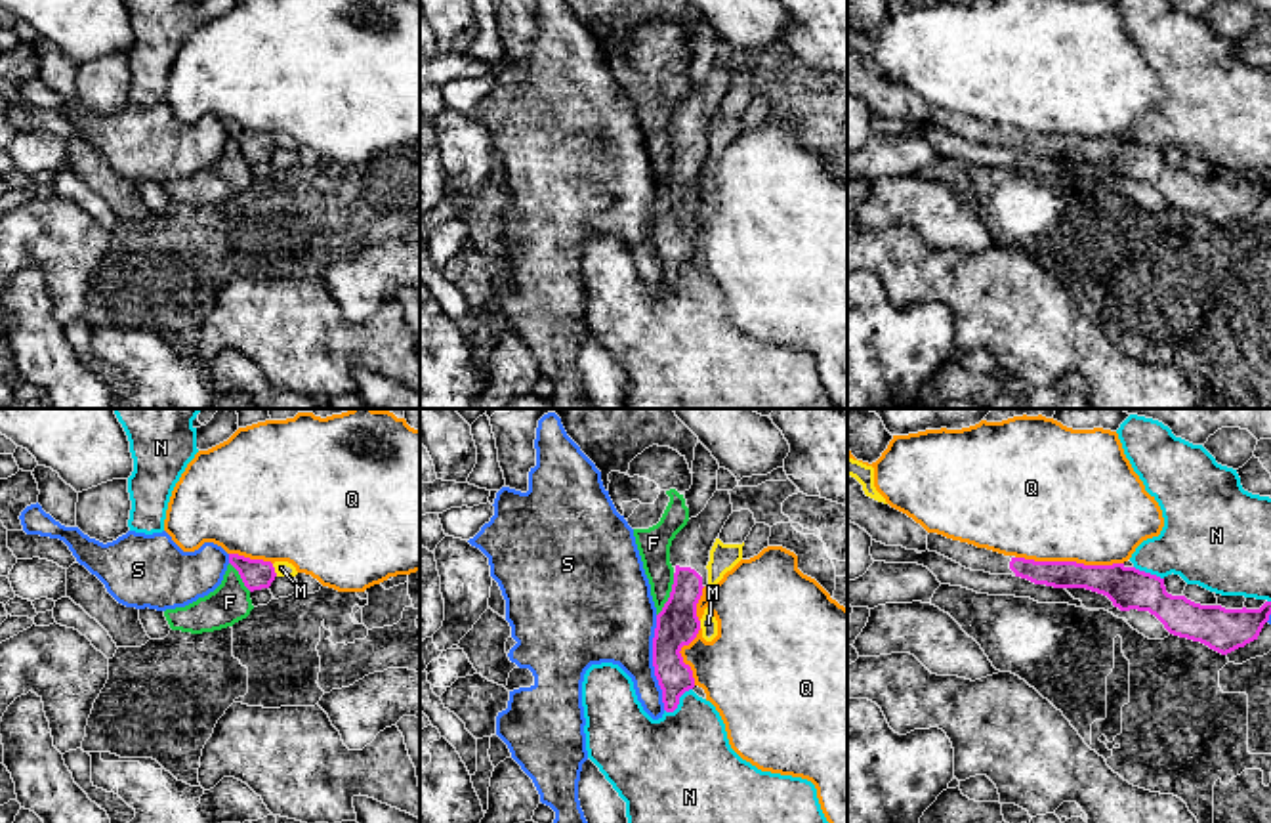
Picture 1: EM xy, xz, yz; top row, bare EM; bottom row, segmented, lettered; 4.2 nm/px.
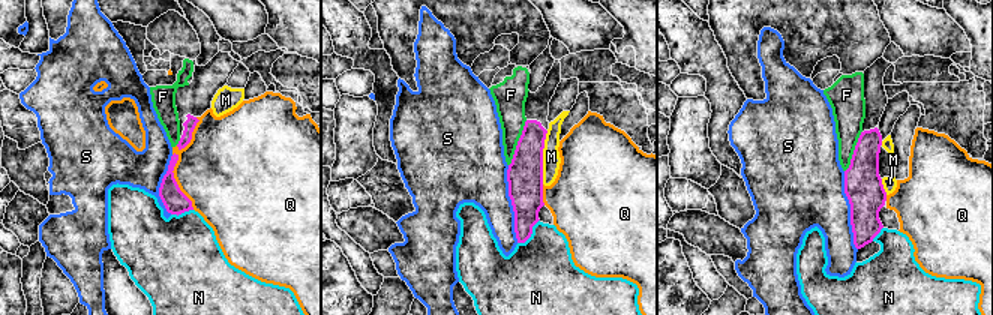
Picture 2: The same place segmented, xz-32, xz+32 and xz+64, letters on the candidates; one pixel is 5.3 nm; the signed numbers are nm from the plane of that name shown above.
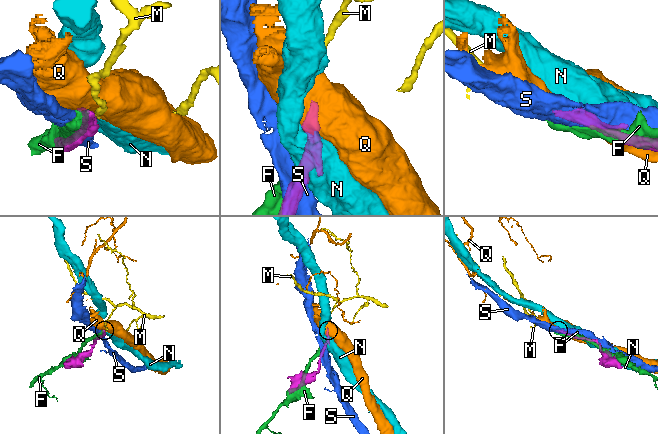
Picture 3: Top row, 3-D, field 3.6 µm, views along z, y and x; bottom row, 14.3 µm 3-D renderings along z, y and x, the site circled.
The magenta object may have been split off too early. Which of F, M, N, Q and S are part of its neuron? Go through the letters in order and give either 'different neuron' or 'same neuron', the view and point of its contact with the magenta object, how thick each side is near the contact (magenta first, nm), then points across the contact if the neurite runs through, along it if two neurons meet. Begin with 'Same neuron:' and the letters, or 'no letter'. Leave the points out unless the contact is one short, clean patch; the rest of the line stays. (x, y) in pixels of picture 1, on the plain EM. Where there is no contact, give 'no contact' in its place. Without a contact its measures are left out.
Same neuron: no letter
F: different neuron; meets magenta in xz at (670, 167); 180 nm thick on the magenta side, 140 nm on the other
M: different neuron; meets magenta in xy at (273, 142); 130 nm thick on the magenta side, 60 nm on the other; border along xy (271, 136), (277, 147)
N: different neuron; meets magenta in xz at (678, 275); 150 nm thick on the magenta side, 420 nm on the other
Q: different neuron; meets magenta in yz at (1069, 134); 160 nm thick on the magenta side, 500 nm on the other
S: different neuron; meets magenta in xz at (653, 235); 180 nm thick on the magenta side, 360 nm on the other

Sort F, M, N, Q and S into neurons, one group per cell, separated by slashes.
F / M / N / Q / S

